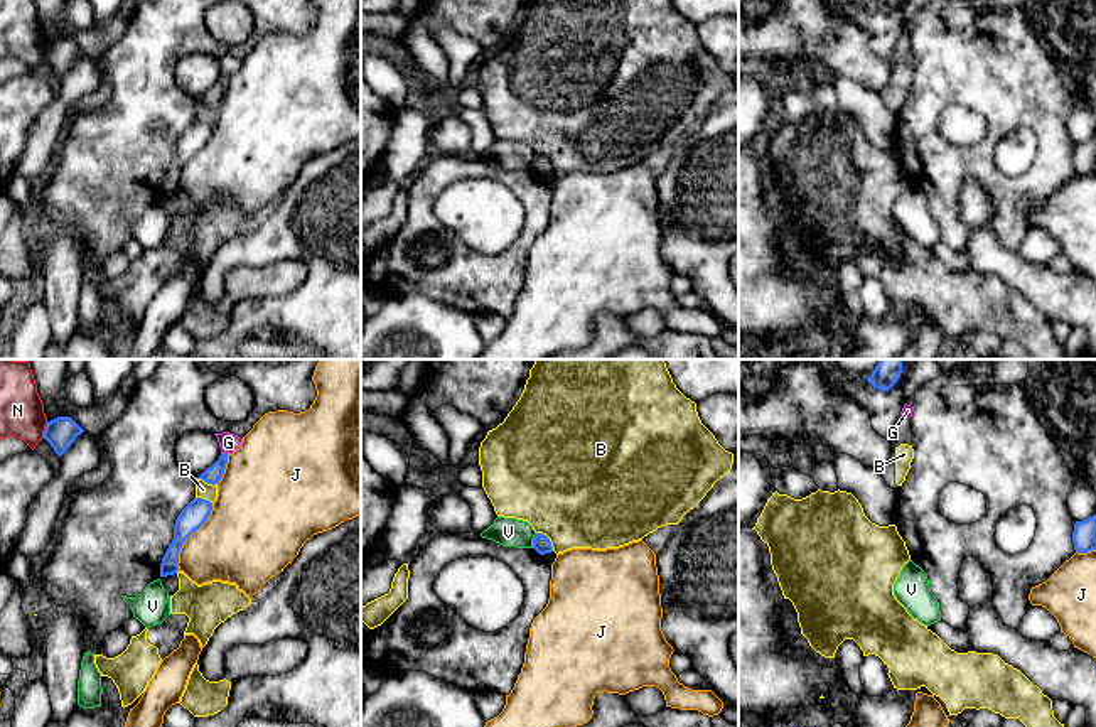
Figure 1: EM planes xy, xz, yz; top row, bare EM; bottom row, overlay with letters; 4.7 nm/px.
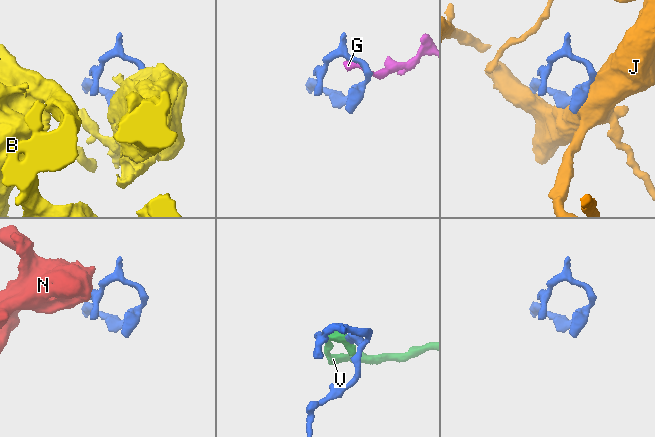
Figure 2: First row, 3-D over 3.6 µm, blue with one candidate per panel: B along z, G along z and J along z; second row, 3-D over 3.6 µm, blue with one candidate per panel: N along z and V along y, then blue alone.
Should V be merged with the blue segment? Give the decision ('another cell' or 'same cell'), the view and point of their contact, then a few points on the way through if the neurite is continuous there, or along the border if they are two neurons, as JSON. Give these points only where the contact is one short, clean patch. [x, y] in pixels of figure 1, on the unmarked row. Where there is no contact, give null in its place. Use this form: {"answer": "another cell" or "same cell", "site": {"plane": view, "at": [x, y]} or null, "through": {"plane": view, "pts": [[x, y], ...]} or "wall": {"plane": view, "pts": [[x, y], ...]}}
{"answer": "another cell", "site": {"plane": "xz", "at": [533, 162]}, "wall": {"plane": "xz", "pts": [[537, 156], [531, 169]]}}

